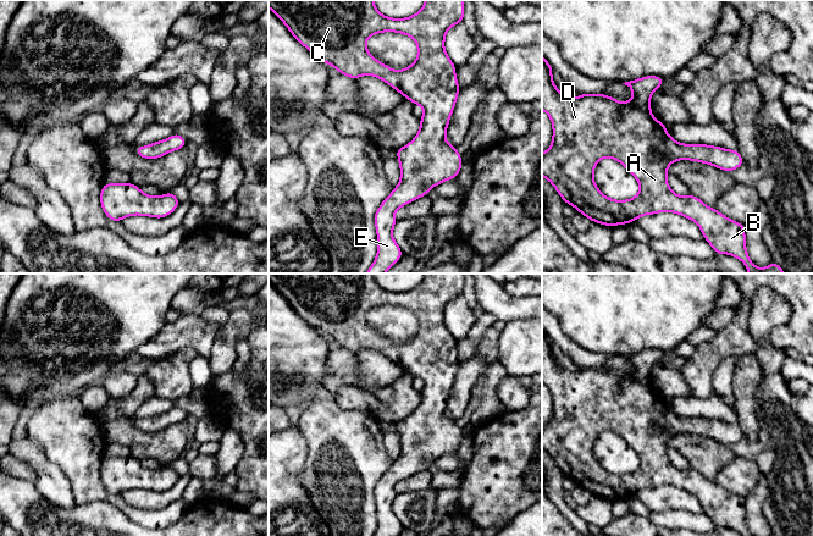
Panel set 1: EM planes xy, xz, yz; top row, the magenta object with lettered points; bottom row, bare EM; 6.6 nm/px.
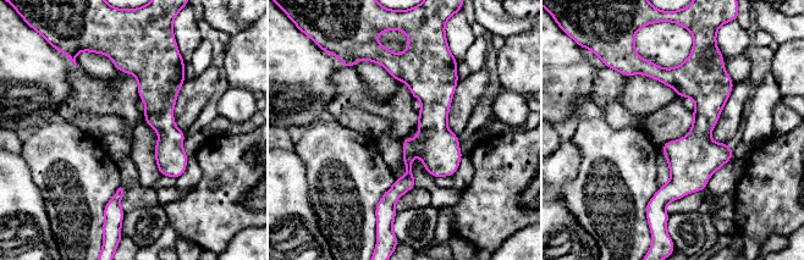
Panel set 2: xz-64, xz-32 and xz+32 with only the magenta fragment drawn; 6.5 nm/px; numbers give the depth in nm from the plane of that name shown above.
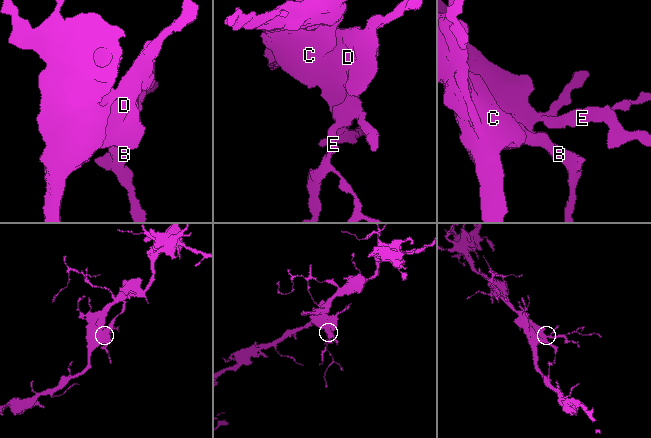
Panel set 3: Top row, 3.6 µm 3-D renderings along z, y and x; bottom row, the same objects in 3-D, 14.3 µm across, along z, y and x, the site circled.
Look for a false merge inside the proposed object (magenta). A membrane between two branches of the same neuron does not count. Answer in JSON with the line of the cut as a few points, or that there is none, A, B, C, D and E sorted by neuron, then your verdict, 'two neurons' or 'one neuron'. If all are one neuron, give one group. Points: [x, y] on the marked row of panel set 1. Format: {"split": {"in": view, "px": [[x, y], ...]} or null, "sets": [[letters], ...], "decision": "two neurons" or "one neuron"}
{"split": null, "sets": [["A", "B", "C", "D", "E"]], "decision": "one neuron"}

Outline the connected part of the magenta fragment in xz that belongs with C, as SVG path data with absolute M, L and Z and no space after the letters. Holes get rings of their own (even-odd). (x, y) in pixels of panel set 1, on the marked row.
M269 0L269 7L302 45L341 74L355 81L364 74L377 77L424 109L419 133L409 144L396 149L400 181L374 216L377 255L365 273L385 273L403 256L402 249L392 236L397 223L394 211L415 199L427 197L427 190L437 184L457 178L463 166L457 147L446 142L447 127L460 87L455 77L457 66L444 50L444 39L449 28L464 22L464 0L425 0L424 7L408 18L391 18L381 15L374 0ZM382 32L397 32L413 38L417 45L415 62L404 70L394 71L377 61L366 50L366 40Z

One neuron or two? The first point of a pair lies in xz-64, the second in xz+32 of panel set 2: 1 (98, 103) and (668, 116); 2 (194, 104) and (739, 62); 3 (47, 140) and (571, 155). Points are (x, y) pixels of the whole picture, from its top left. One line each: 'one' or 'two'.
1: one
2: two
3: two

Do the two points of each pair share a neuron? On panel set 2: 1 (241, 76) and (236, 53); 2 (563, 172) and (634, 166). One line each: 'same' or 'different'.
1: same
2: different

